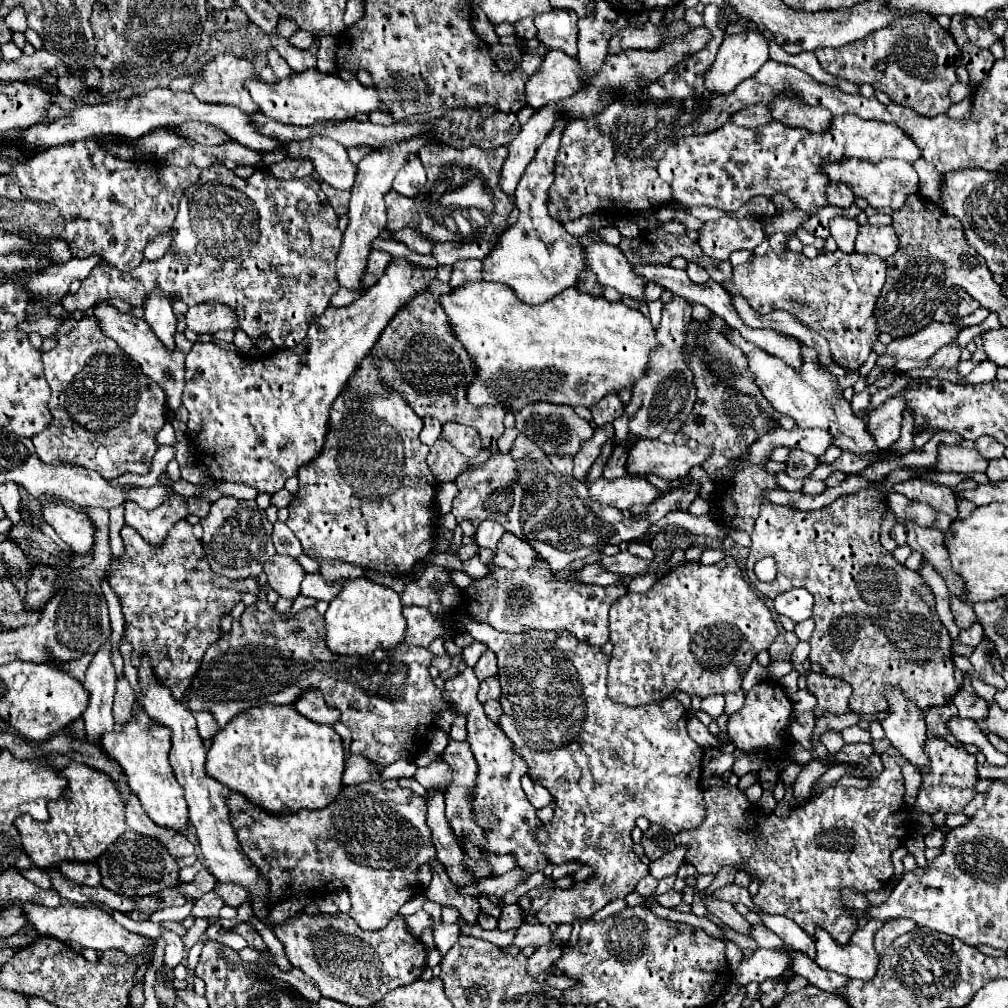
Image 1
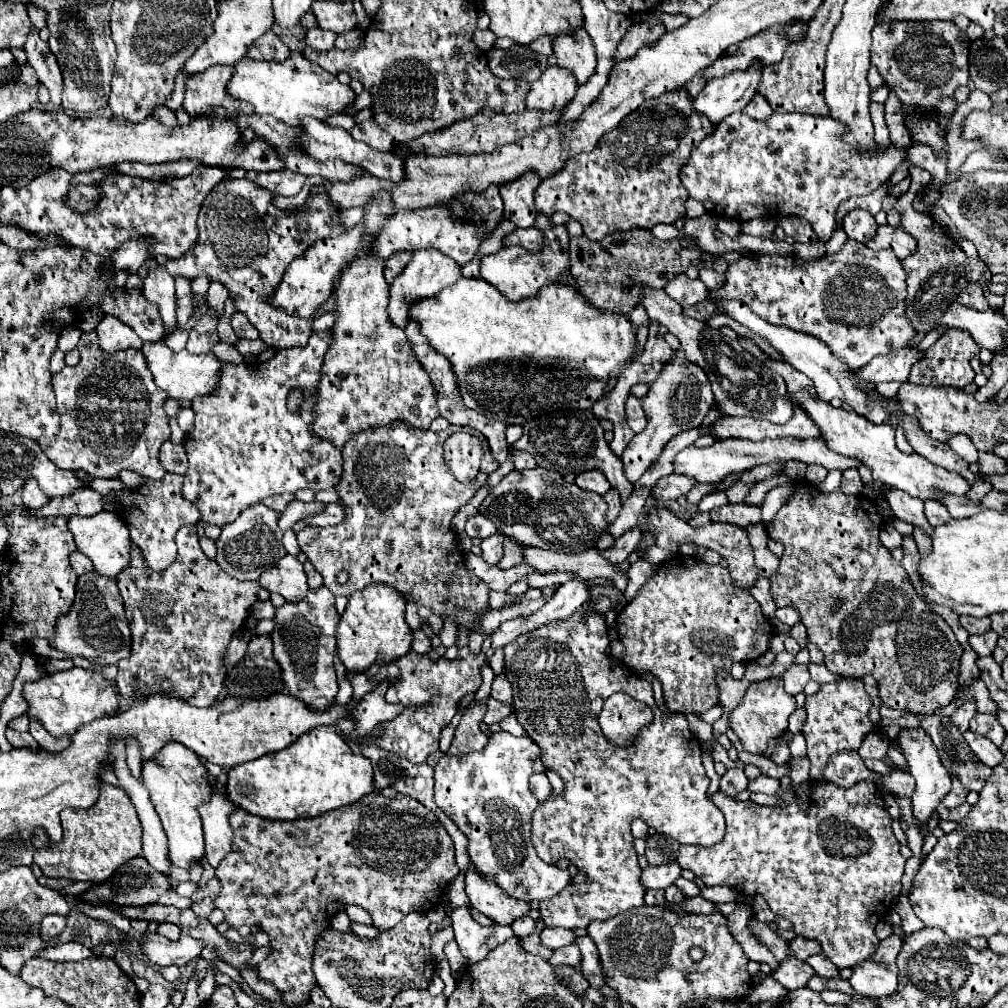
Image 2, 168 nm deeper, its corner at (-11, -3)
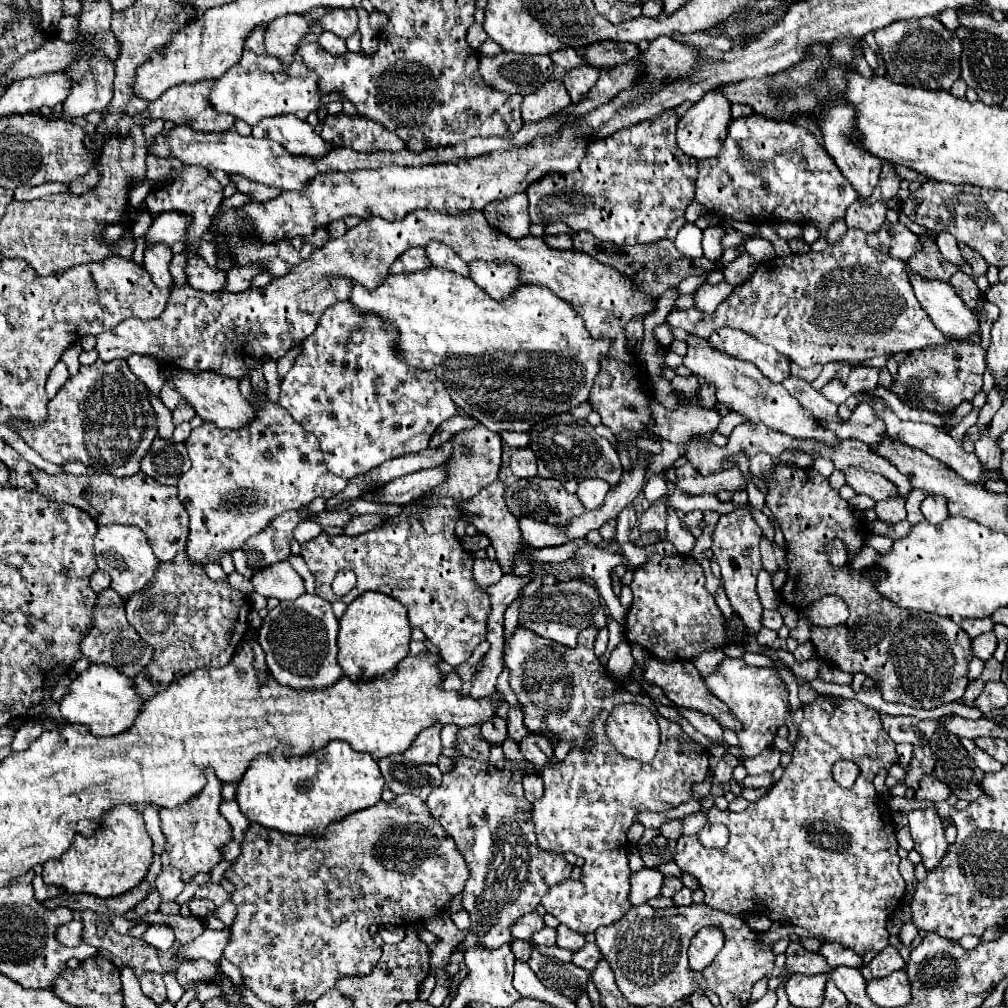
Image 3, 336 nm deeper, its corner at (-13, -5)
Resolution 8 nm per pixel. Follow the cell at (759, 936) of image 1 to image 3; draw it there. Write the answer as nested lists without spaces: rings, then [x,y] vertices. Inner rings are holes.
[[[821,943],[819,951],[821,955],[825,955],[827,963],[831,967],[835,965],[851,965],[851,967],[859,967],[861,965],[861,957],[849,949],[843,949],[839,943]]]

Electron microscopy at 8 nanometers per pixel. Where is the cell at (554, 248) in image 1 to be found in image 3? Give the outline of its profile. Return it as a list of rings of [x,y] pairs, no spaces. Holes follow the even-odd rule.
[[[471,261],[469,263],[471,279],[493,299],[503,301],[513,295],[513,291],[521,285],[519,279],[519,267],[513,267],[511,263],[487,263],[487,261]]]

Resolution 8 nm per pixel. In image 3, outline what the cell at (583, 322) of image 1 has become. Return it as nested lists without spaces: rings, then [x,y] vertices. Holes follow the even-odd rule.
[[[429,267],[425,271],[417,271],[413,275],[389,275],[385,279],[383,285],[379,285],[377,289],[365,289],[363,285],[355,285],[349,301],[359,307],[361,311],[375,311],[379,313],[385,321],[391,321],[397,325],[399,329],[399,349],[403,353],[403,359],[411,365],[411,367],[419,367],[419,369],[431,369],[437,373],[437,379],[441,379],[445,383],[445,387],[449,389],[451,399],[455,401],[457,407],[465,409],[467,415],[475,417],[481,425],[485,425],[487,429],[495,431],[495,433],[503,433],[503,431],[529,431],[535,423],[549,419],[557,413],[565,413],[565,411],[573,411],[577,405],[585,403],[589,399],[589,391],[593,389],[593,379],[599,373],[599,361],[609,353],[611,347],[611,339],[593,339],[589,335],[589,331],[585,331],[585,323],[583,319],[573,311],[573,305],[569,305],[569,301],[563,301],[561,297],[553,295],[547,287],[539,287],[539,285],[521,285],[509,299],[505,301],[495,301],[489,299],[489,295],[485,295],[485,291],[481,291],[481,287],[477,287],[477,283],[473,283],[473,279],[465,279],[453,271],[445,271],[445,269],[435,269]]]

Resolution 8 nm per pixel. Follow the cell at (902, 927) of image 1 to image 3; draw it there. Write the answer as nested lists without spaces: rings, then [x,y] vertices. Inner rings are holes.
[[[889,945],[879,955],[875,955],[869,965],[861,969],[861,975],[865,979],[875,979],[875,977],[885,977],[897,969],[905,969],[905,961],[899,955],[899,951]]]

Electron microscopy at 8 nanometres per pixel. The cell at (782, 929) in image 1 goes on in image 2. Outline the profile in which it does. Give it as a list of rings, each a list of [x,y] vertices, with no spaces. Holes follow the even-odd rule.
[[[823,953],[809,957],[807,963],[817,971],[819,977],[827,977],[827,979],[831,979],[831,977],[839,977],[839,969],[837,969],[835,965],[831,965],[831,961],[827,961],[827,957],[825,957]]]

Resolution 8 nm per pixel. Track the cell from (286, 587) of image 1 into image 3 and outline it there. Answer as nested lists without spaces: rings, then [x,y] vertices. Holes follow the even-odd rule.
[[[289,561],[275,563],[271,567],[265,567],[257,575],[253,575],[253,587],[259,595],[263,597],[277,597],[281,601],[285,599],[297,599],[299,595],[305,593],[303,579],[293,571]]]

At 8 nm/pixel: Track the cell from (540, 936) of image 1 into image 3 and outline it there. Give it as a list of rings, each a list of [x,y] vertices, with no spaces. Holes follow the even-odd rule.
[[[559,925],[557,927],[557,947],[563,947],[563,949],[569,949],[569,951],[577,951],[585,945],[585,937],[577,931],[571,931],[569,927],[565,925]]]

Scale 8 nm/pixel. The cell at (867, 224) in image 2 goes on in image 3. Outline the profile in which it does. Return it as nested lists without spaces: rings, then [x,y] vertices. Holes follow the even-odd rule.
[[[855,201],[845,215],[845,223],[847,227],[855,227],[861,229],[865,233],[873,233],[879,231],[879,227],[885,221],[885,213],[887,213],[887,205],[885,203],[873,203],[873,205],[865,205],[861,201]]]

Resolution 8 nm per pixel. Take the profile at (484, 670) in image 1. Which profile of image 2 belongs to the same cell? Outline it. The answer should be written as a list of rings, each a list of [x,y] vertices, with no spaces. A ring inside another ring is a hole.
[[[505,675],[495,677],[493,681],[493,689],[491,689],[491,697],[505,703],[505,705],[513,705],[513,693],[511,693],[511,683],[507,681]]]

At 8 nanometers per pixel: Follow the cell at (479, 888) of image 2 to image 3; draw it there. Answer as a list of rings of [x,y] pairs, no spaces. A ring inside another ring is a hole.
[[[533,911],[529,915],[521,915],[521,919],[517,923],[513,923],[513,931],[511,933],[513,933],[515,939],[531,939],[531,935],[535,931],[543,929],[543,927],[545,927],[543,917],[537,911]]]

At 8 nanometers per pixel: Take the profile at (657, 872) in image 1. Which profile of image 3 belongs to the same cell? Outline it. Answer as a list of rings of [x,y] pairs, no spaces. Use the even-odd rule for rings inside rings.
[[[641,869],[639,873],[631,875],[631,893],[629,899],[633,905],[641,905],[651,897],[657,897],[661,893],[665,875],[659,869]]]

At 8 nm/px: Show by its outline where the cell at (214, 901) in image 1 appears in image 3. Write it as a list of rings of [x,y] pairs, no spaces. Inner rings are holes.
[[[191,899],[191,901],[189,901],[189,909],[191,909],[191,913],[193,913],[195,917],[203,919],[203,917],[211,911],[211,905],[209,905],[209,901],[205,901],[205,899]]]

